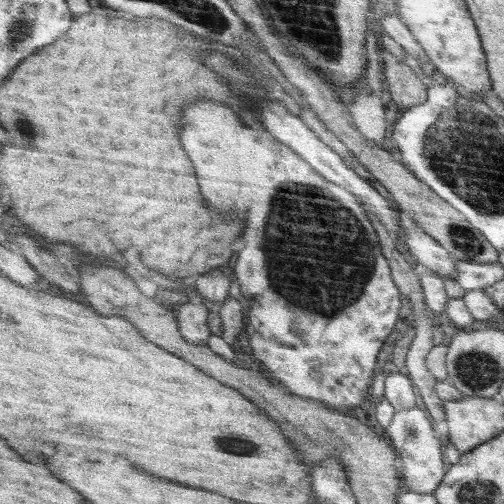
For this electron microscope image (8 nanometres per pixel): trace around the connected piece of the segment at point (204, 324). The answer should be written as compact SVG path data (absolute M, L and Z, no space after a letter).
M189 301L182 306L178 319L183 335L188 342L209 344L213 335L211 311L206 304L198 304L193 301Z

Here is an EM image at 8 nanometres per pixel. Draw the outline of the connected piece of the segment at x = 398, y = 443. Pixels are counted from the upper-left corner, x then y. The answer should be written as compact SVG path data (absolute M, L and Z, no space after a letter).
M418 407L409 408L408 410L395 411L392 417L391 423L386 428L390 439L392 439L393 447L398 451L398 461L400 473L402 476L402 483L404 484L404 490L414 491L418 493L433 493L443 476L447 472L446 461L442 455L441 443L438 438L438 432L434 431L434 422L426 414L425 411L418 409Z

